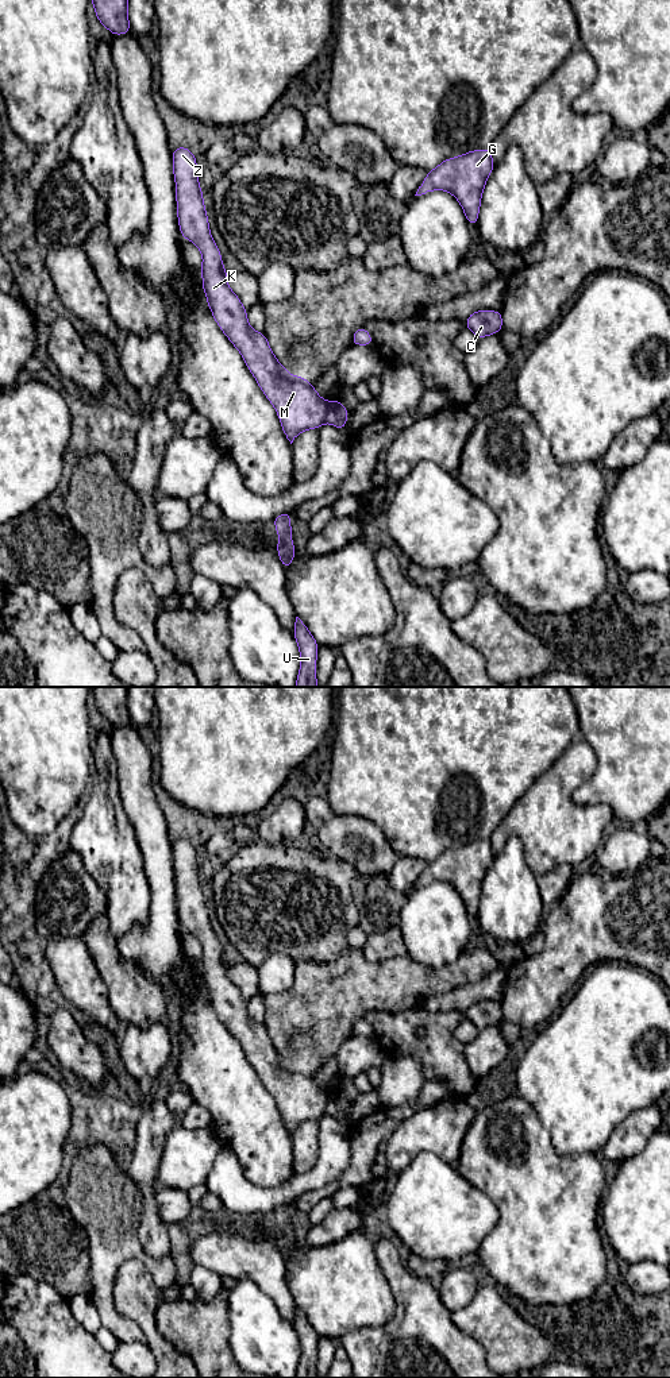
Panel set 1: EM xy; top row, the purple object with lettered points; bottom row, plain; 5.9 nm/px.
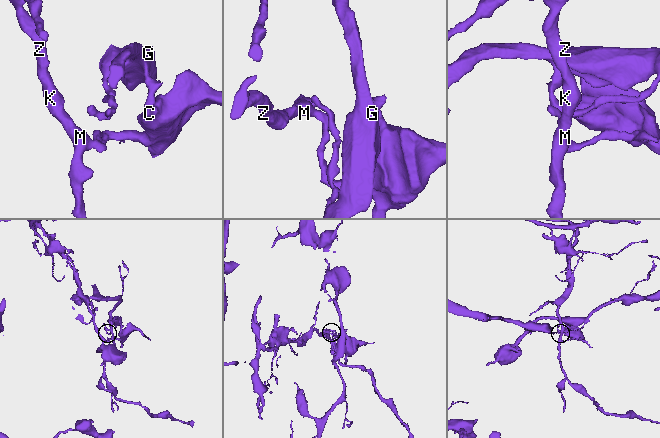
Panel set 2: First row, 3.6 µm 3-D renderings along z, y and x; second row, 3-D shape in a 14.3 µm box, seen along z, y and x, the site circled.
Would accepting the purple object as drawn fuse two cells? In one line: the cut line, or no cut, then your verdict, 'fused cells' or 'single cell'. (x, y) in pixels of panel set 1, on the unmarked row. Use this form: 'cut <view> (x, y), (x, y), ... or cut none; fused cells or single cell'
cut xy (328, 1093), (324, 1112); fused cells

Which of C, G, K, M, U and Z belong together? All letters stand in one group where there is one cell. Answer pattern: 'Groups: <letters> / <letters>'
Groups: C G / K M U Z

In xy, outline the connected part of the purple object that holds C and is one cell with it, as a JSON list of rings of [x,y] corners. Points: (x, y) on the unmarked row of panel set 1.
[[[475,1001],[466,1010],[465,1018],[484,1030],[502,1022],[502,1005],[500,1001]]]

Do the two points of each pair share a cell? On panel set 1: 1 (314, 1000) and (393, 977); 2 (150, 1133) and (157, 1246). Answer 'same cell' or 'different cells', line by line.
1: same cell
2: same cell

